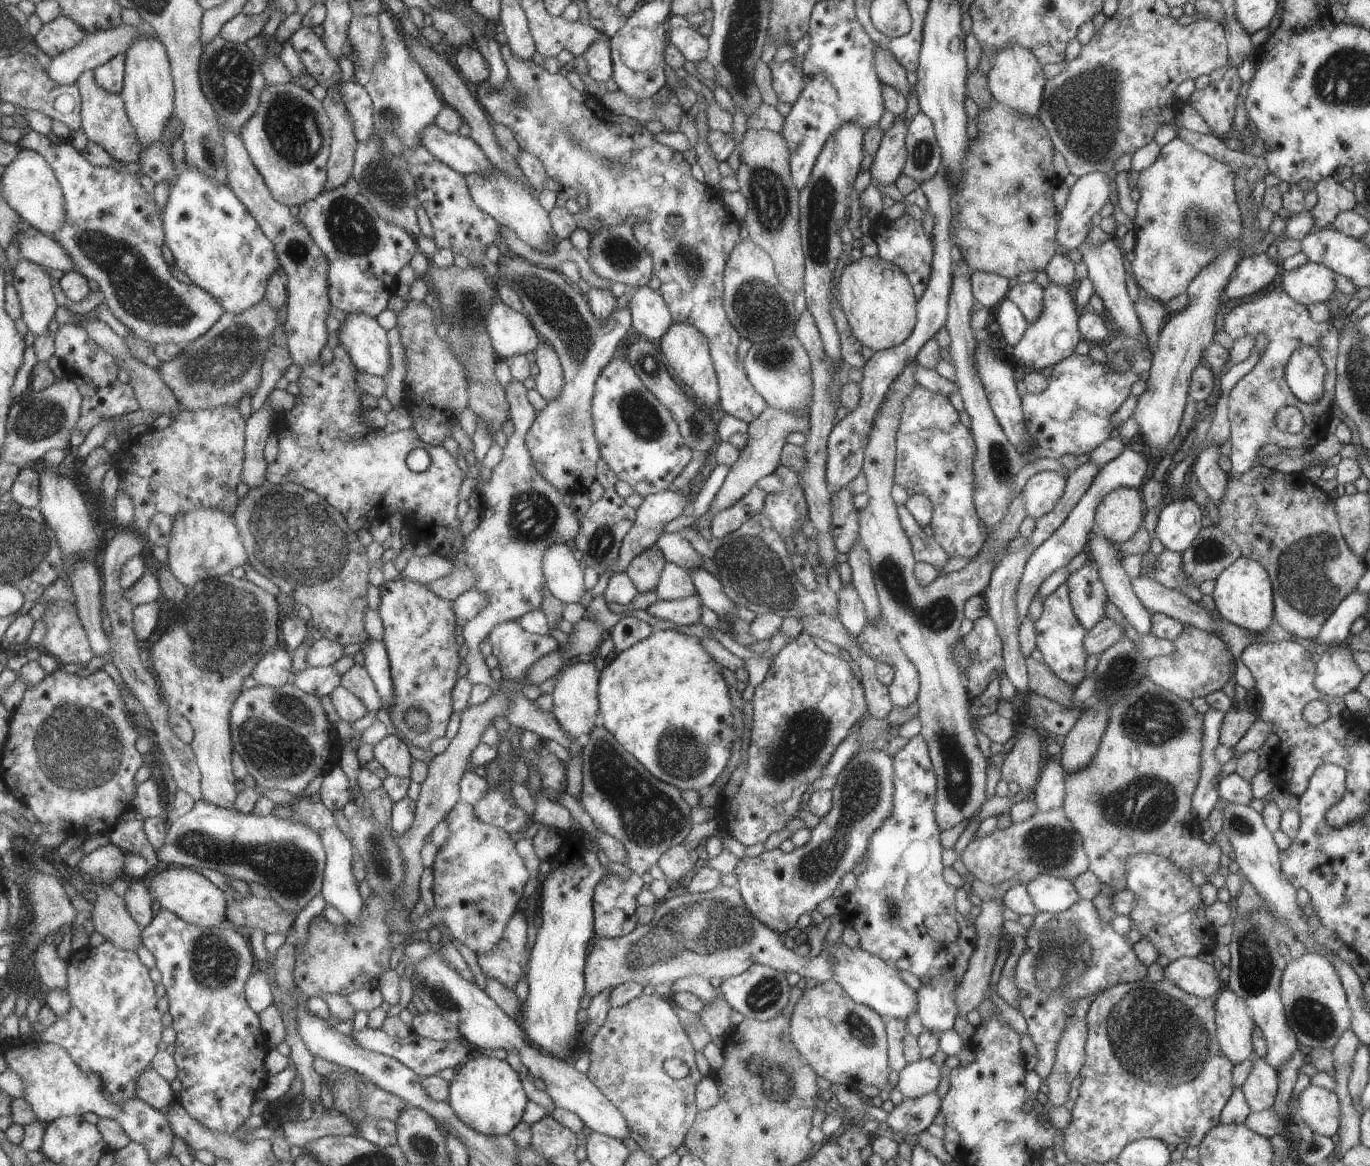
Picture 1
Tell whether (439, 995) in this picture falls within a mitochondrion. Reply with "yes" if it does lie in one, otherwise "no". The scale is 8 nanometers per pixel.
yes

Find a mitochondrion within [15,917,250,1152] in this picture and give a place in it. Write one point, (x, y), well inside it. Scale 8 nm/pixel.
(215, 963)

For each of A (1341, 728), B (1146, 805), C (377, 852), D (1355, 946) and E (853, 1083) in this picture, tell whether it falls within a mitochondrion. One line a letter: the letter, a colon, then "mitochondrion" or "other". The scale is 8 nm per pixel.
A: other
B: mitochondrion
C: mitochondrion
D: other
E: other

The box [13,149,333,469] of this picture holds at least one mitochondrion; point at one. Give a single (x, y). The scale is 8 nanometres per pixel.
(141, 294)

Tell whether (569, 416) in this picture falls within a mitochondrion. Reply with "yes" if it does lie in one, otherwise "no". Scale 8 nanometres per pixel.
yes

